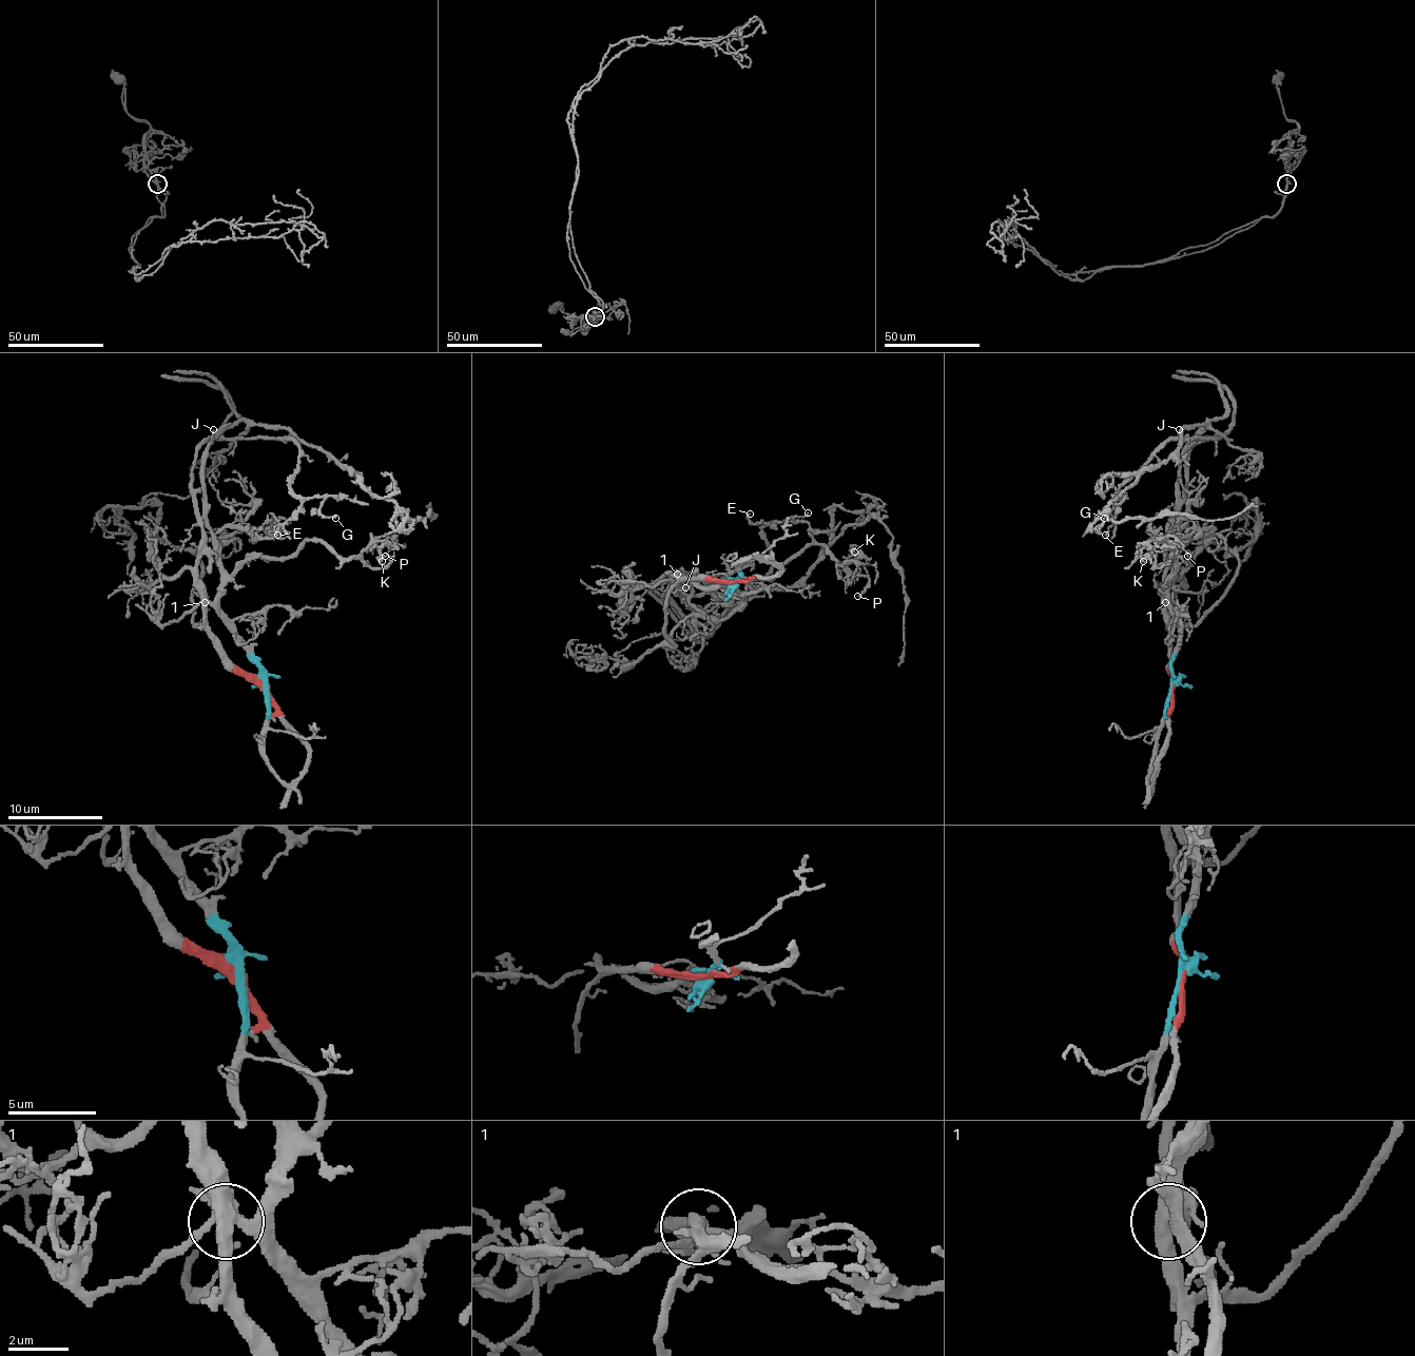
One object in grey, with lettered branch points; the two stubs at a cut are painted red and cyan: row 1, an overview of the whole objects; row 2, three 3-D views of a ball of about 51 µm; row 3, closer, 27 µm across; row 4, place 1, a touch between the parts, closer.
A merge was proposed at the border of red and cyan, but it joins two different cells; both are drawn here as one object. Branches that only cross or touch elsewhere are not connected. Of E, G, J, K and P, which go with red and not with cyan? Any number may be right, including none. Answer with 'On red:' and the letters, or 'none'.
On red: E, G

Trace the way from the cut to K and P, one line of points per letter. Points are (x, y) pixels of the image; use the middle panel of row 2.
K: (736, 581), (698, 585), (691, 578), (719, 583), (772, 578), (814, 545), (829, 549), (842, 564), (855, 553)
P: (736, 581), (698, 585), (691, 578), (719, 583), (772, 578), (805, 547), (824, 545), (869, 581), (857, 595)

